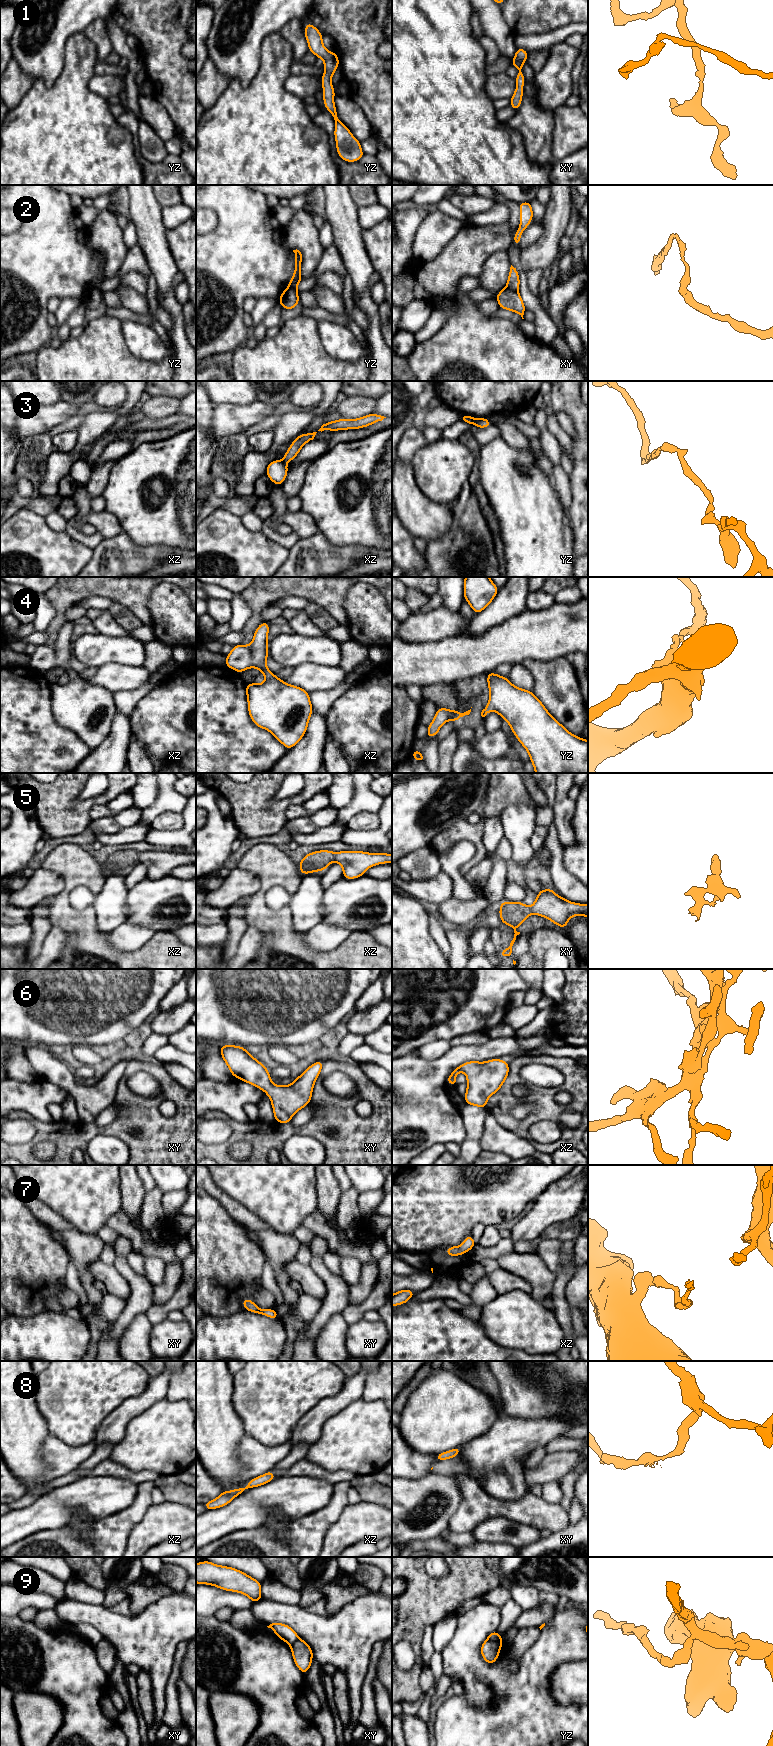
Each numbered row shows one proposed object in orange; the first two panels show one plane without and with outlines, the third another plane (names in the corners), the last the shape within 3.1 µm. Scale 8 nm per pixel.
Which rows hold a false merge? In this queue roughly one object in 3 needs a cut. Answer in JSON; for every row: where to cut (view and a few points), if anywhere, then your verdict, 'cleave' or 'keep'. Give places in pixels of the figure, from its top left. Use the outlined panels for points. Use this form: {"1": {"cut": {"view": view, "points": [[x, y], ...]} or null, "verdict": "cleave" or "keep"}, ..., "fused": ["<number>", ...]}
{"1": {"cut": null, "verdict": "keep"}, "2": {"cut": {"view": "xy", "points": [[505, 287], [516, 291]]}, "verdict": "cleave"}, "3": {"cut": {"view": "yz", "points": [[475, 419], [473, 423]]}, "verdict": "cleave"}, "4": {"cut": null, "verdict": "keep"}, "5": {"cut": null, "verdict": "keep"}, "6": {"cut": null, "verdict": "keep"}, "7": {"cut": null, "verdict": "keep"}, "8": {"cut": null, "verdict": "keep"}, "9": {"cut": {"view": "yz", "points": [[487, 1639], [501, 1643]]}, "verdict": "cleave"}, "fused": ["2", "3", "9"]}

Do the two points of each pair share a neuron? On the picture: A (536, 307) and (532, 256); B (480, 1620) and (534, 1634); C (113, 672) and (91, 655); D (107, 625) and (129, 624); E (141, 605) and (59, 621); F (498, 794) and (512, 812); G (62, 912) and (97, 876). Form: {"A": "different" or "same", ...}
{"A": "different", "B": "different", "C": "different", "D": "different", "E": "same", "F": "different", "G": "same"}

